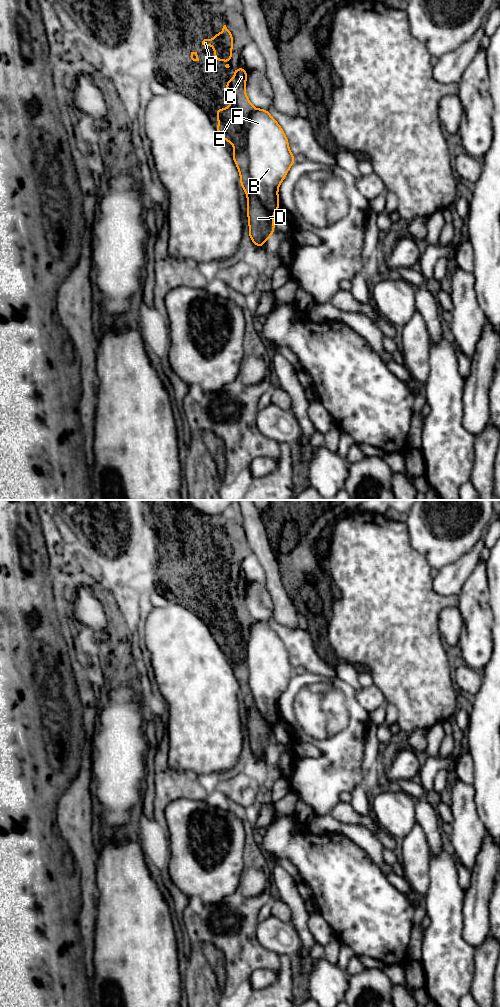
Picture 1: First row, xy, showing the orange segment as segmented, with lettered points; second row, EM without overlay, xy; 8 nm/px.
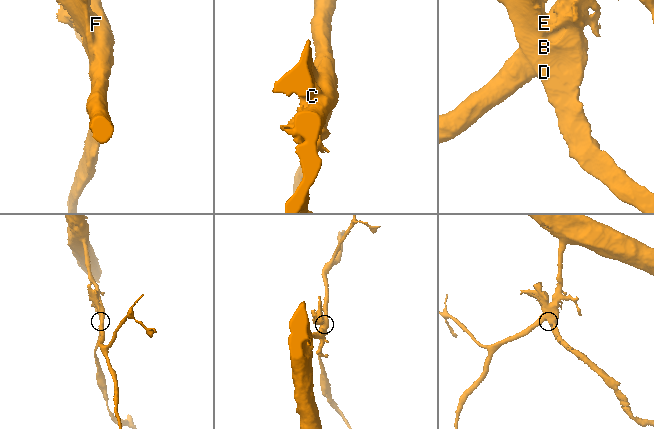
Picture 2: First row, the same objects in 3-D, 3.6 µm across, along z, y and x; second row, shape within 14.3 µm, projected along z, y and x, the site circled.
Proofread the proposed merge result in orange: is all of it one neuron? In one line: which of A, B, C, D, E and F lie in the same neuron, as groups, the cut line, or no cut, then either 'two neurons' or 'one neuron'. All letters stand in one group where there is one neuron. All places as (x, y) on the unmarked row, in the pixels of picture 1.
groups A C D E / B F; cut xy (255, 621), (245, 657), (248, 686), (269, 726), (271, 745); two neurons

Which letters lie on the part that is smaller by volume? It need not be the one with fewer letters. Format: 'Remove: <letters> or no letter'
Remove: A, C, D, E

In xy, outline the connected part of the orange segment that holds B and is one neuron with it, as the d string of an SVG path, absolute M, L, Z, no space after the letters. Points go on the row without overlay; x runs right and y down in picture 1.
M266 620L251 625L245 659L249 669L251 695L270 726L270 743L273 745L276 742L273 729L281 719L279 697L296 670L290 664L283 641Z

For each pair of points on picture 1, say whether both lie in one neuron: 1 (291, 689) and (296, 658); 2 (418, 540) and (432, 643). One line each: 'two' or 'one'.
1: two
2: two

